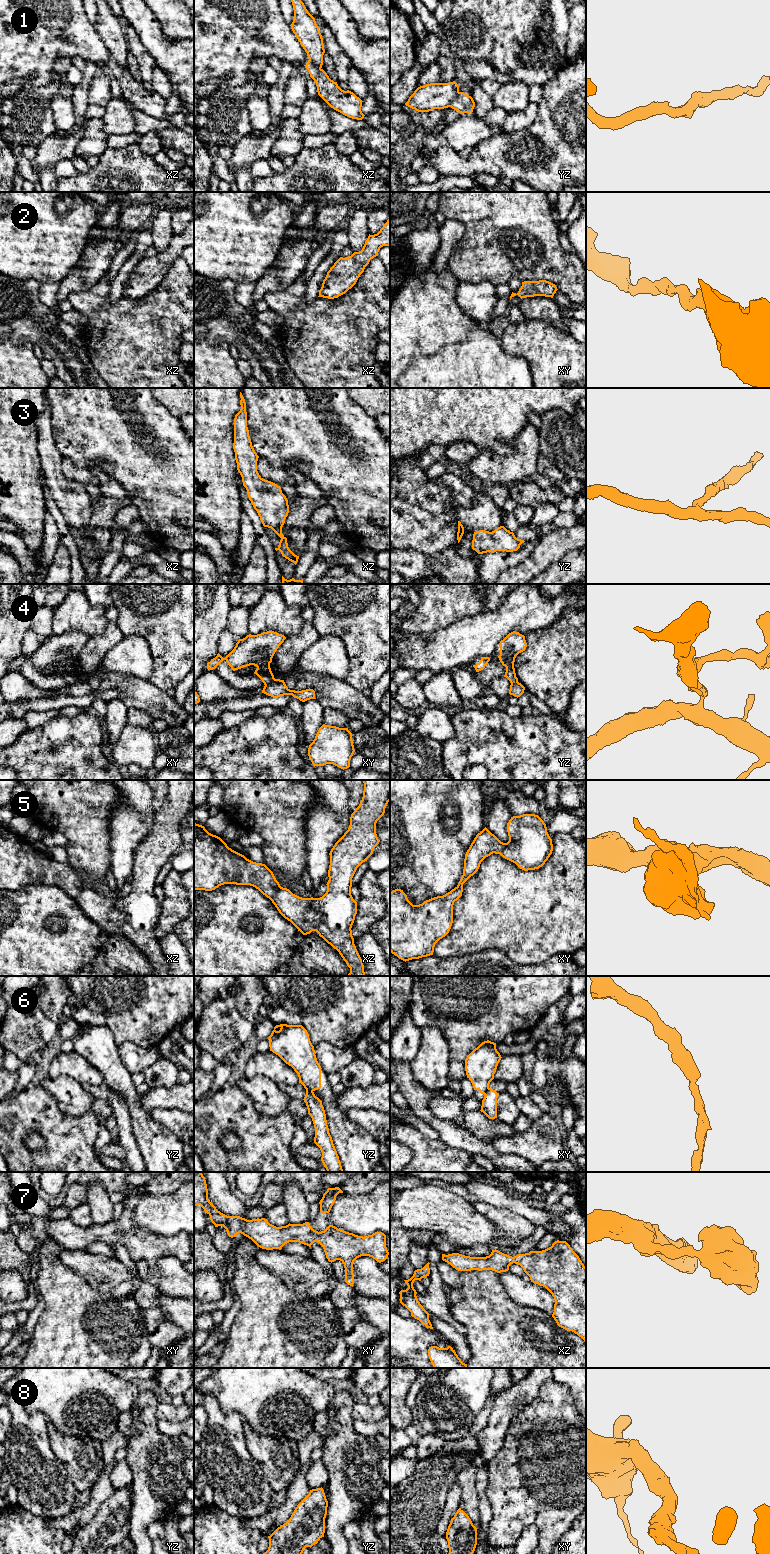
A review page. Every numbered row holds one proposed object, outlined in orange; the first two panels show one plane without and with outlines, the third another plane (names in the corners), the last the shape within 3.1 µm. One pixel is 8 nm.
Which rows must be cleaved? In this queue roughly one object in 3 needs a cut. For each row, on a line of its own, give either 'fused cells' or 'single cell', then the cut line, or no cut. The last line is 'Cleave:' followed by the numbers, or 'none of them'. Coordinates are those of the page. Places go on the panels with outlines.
1: fused cells; cut yz (459, 92), (449, 106)
2: single cell; cut none
3: single cell; cut none
4: fused cells; cut xy (274, 678), (265, 685)
5: single cell; cut none
6: fused cells; cut yz (306, 1089), (312, 1092)
7: single cell; cut none
8: single cell; cut none
Cleave: 1, 4, 6

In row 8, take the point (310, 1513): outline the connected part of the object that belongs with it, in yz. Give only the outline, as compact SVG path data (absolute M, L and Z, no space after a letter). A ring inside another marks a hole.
M323 1488L310 1490L309 1494L297 1505L290 1519L278 1527L269 1538L268 1550L263 1554L302 1554L306 1547L312 1547L324 1537L325 1518L328 1501Z

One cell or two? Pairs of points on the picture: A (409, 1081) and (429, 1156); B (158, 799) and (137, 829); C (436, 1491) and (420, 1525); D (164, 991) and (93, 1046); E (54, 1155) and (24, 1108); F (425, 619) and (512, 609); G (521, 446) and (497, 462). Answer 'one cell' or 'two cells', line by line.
A: two cells
B: two cells
C: one cell
D: two cells
E: one cell
F: two cells
G: one cell

